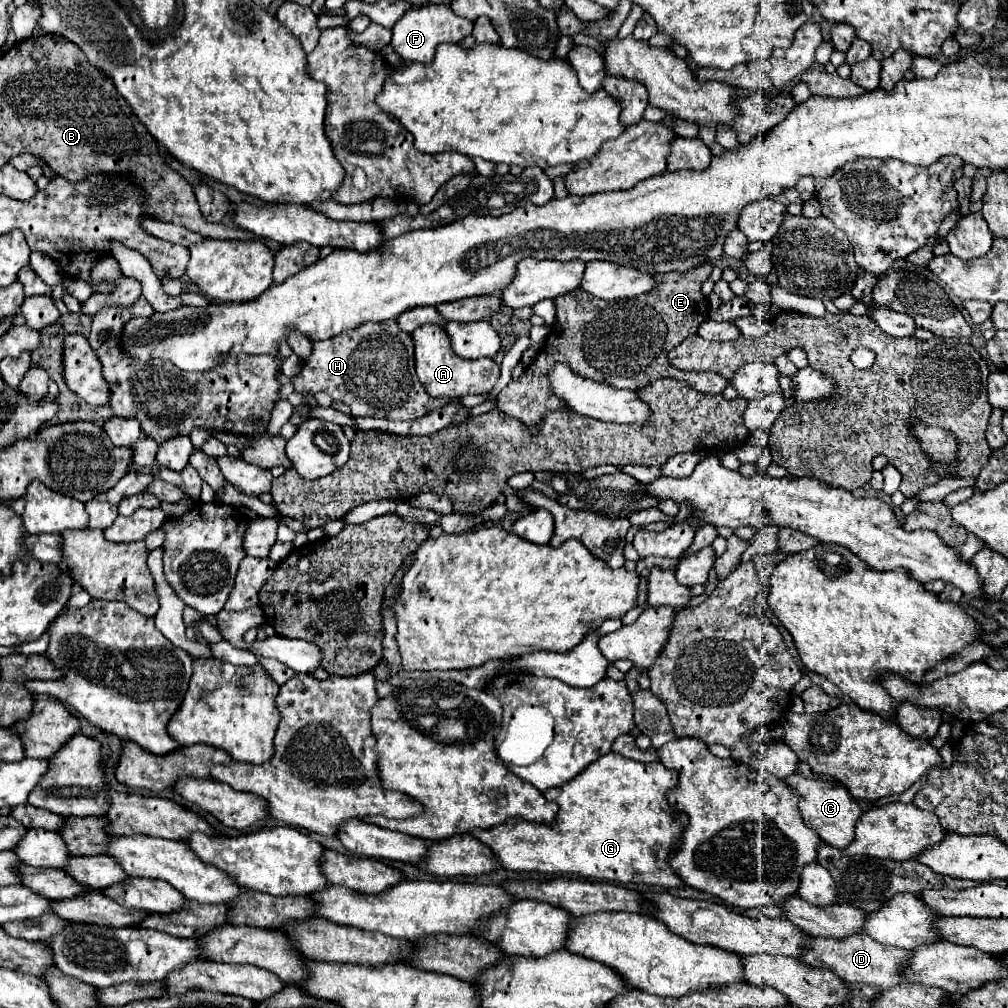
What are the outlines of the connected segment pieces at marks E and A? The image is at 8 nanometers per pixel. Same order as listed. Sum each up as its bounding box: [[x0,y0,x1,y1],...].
[[498,263,728,431],[412,327,500,399]]

